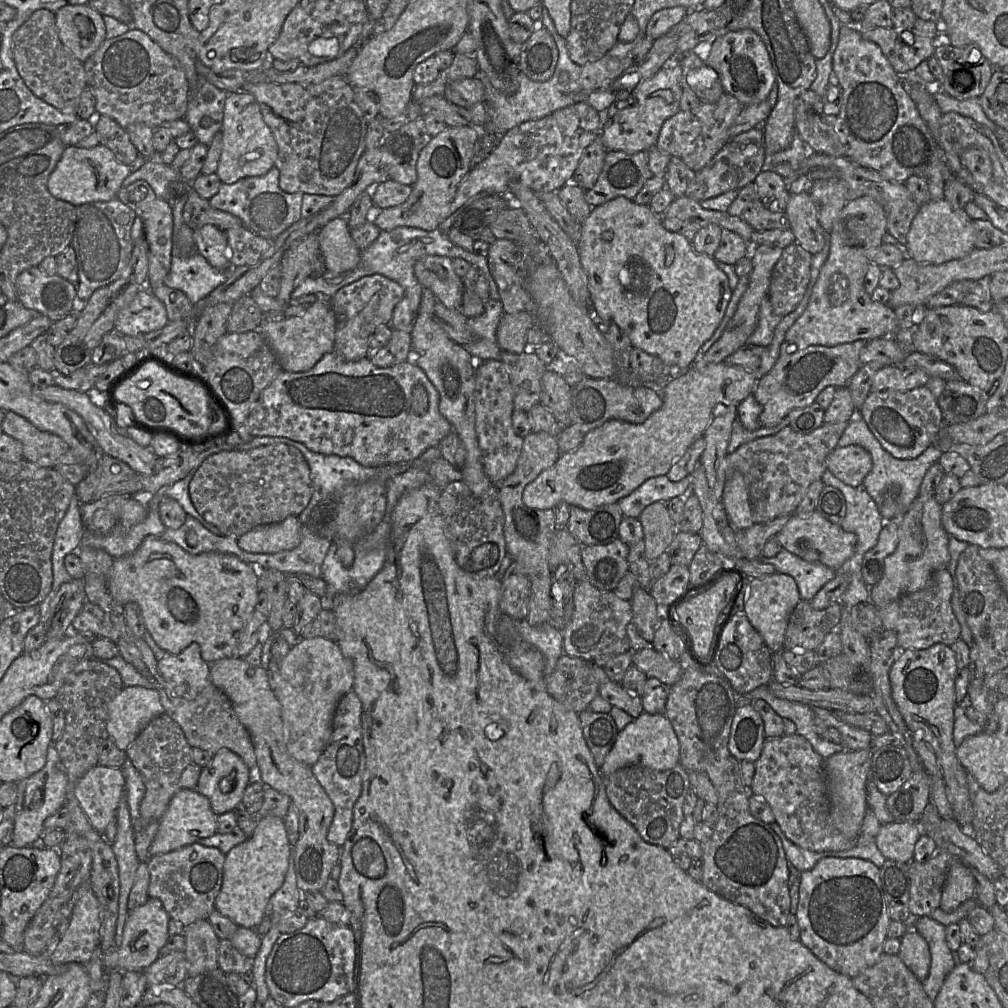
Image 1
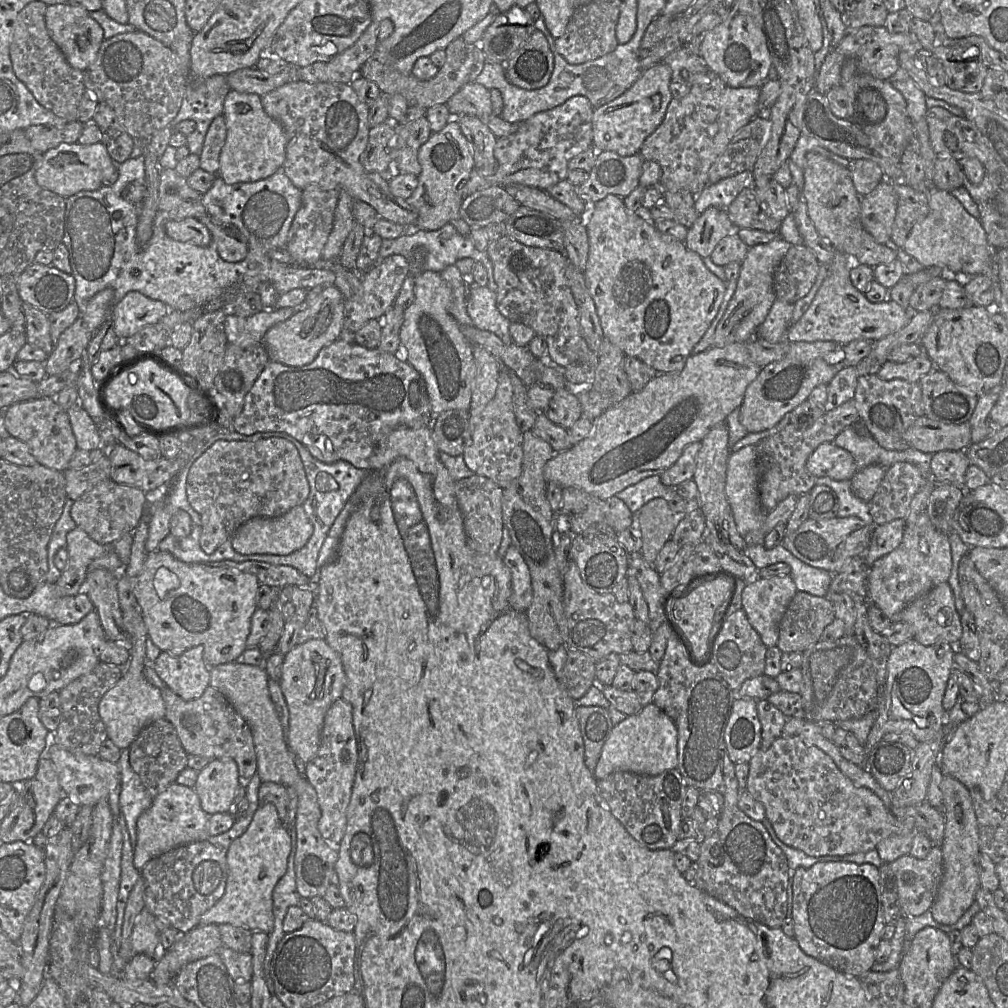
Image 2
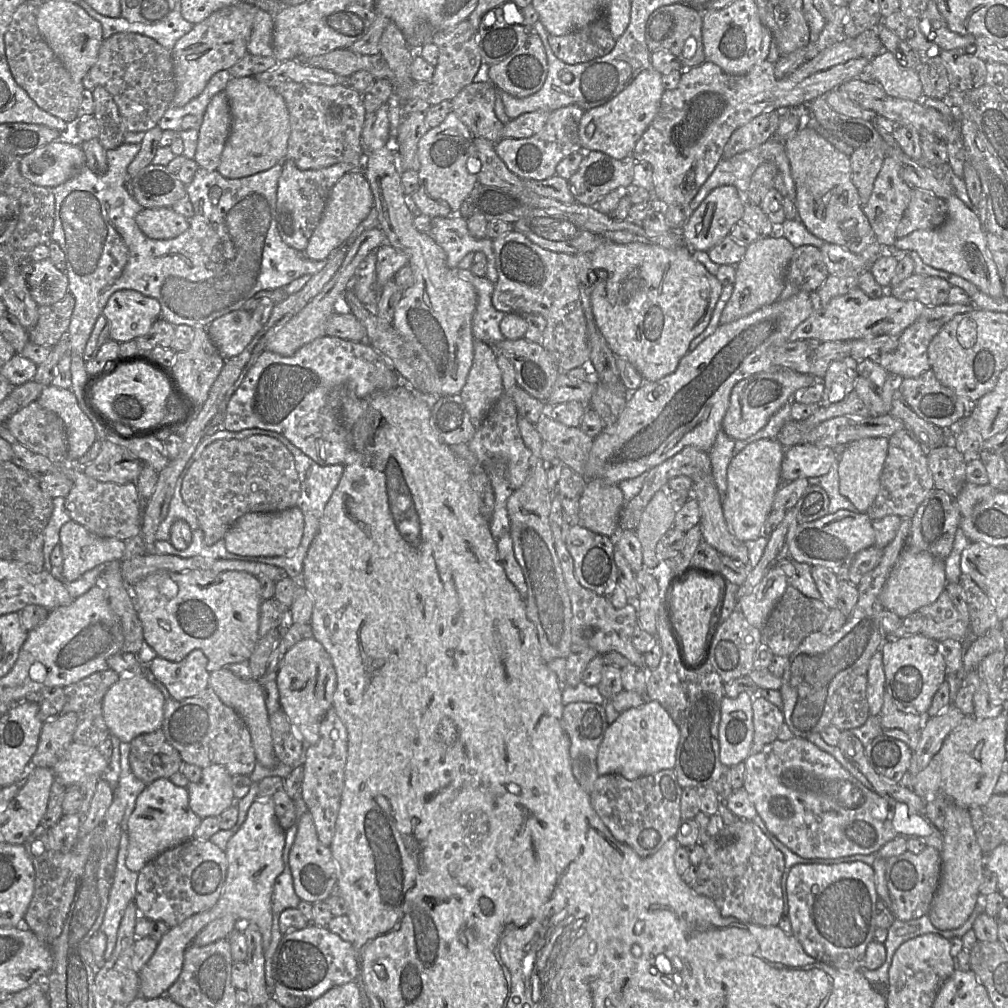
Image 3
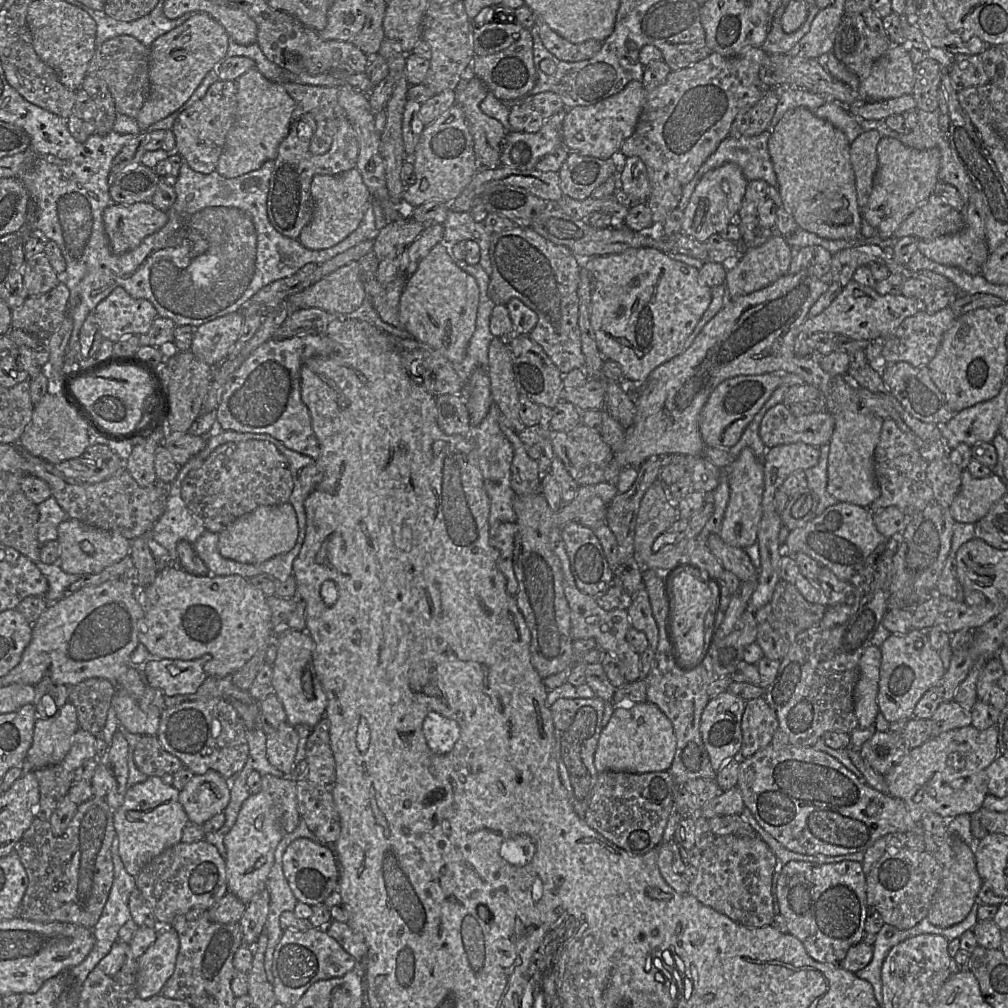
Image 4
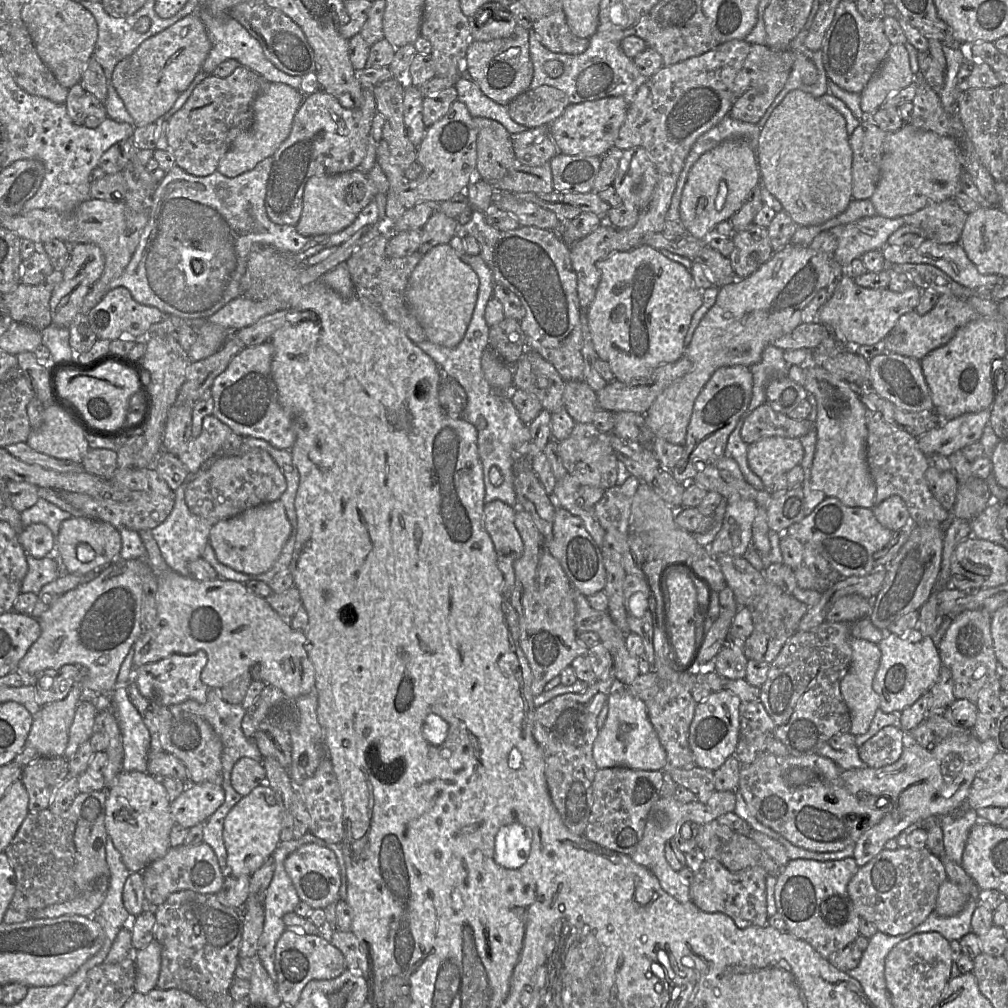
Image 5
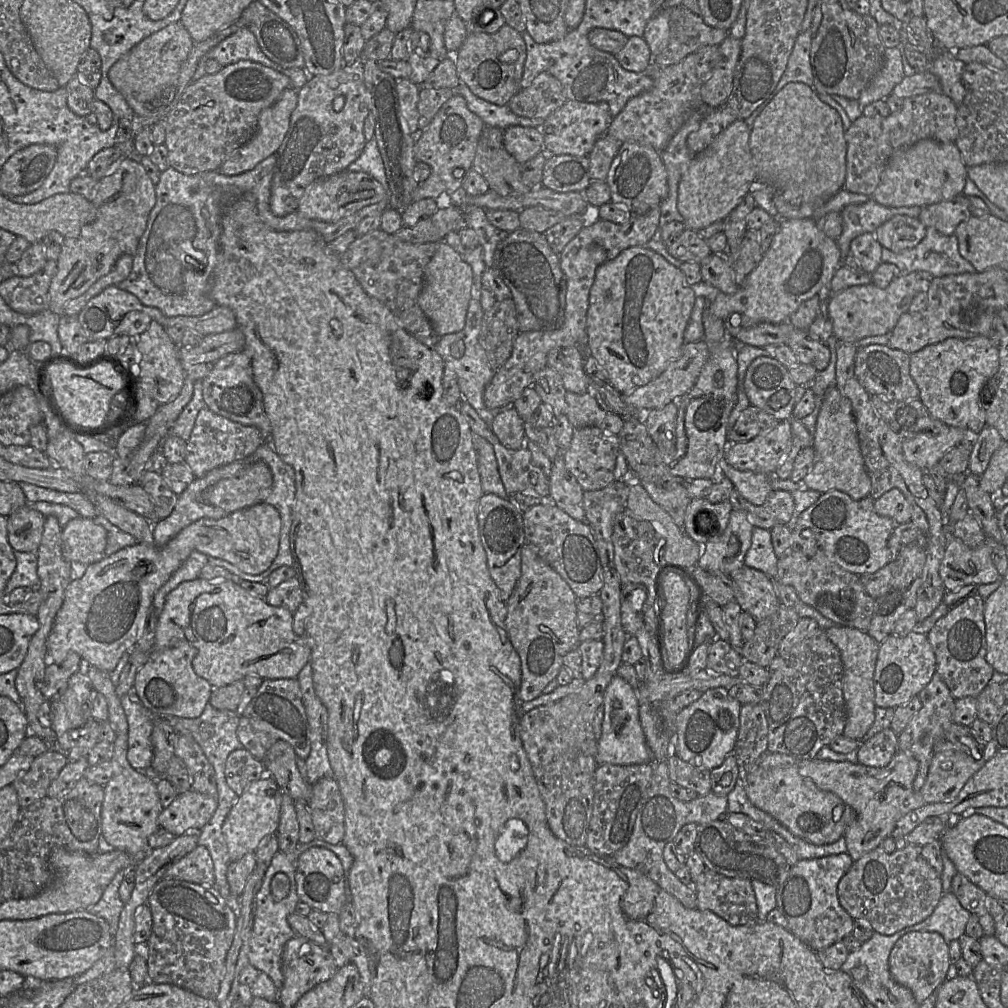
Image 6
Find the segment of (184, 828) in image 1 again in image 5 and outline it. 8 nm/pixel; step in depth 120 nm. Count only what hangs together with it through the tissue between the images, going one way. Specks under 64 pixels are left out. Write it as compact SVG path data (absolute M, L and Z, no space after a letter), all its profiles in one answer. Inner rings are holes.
M123 770L115 779L113 786L106 792L105 828L107 834L121 854L122 862L126 868L131 873L142 872L148 864L162 858L171 848L170 832L176 823L170 812L167 791L159 778L147 772Z

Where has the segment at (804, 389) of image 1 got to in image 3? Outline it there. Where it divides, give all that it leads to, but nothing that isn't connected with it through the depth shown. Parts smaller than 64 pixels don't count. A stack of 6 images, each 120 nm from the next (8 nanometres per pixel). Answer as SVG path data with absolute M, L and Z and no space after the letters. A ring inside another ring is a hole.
M777 369L754 374L739 381L732 388L729 407L723 418L722 430L735 441L745 440L764 428L770 418L786 403L792 401L793 394L811 386L817 379L789 369Z

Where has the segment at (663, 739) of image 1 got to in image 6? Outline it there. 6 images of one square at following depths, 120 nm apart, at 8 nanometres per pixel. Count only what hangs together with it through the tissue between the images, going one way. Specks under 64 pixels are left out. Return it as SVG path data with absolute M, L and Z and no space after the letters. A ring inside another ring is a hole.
M618 675L608 684L603 698L602 734L597 742L596 762L602 764L633 765L653 762L639 719L639 702L635 690Z

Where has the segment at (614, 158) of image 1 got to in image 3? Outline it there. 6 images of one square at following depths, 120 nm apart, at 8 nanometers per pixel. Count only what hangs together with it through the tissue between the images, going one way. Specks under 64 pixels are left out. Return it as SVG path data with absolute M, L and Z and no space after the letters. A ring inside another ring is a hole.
M599 151L584 153L578 170L568 180L575 203L594 206L614 190L629 190L635 163L633 156L614 159Z

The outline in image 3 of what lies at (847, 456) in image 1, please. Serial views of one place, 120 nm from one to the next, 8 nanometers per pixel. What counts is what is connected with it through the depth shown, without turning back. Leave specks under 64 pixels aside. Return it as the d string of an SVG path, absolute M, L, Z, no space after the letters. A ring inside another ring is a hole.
M810 444L787 448L781 464L781 482L823 476L838 462L838 455L833 448Z

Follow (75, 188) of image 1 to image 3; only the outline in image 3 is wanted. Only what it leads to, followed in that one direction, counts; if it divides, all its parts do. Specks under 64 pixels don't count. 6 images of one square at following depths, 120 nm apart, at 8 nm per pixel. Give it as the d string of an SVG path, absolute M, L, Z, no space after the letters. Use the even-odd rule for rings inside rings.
M53 141L20 158L22 176L36 186L57 187L86 165L79 143Z

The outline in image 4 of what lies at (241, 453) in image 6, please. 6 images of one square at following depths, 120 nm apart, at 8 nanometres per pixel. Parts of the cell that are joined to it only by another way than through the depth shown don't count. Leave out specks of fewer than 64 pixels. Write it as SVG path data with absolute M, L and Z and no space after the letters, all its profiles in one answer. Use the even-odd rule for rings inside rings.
M168 432L163 445L174 461L181 467L206 445L208 435L195 435L190 432Z

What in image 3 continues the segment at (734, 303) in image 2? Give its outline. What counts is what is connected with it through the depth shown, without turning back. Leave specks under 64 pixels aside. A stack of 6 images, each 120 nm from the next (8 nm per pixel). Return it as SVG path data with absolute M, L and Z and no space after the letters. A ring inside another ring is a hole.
M779 232L760 237L747 245L743 258L735 266L733 291L723 309L719 324L733 322L777 301L787 285L786 272L794 250L791 242Z

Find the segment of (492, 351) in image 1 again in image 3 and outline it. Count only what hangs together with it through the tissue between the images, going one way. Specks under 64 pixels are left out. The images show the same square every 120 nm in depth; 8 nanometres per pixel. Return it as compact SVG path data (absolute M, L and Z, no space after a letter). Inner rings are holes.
M458 269L457 274L461 279L472 284L477 293L477 305L472 319L473 337L493 347L494 344L505 339L499 326L506 315L496 310L492 304L495 285L486 277L476 276L467 269Z

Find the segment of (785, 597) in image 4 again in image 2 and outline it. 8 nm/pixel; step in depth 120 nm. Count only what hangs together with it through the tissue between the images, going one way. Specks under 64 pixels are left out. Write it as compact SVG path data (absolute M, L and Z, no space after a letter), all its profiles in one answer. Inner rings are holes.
M797 591L781 619L777 647L783 653L803 653L821 640L824 629L835 619L827 597Z

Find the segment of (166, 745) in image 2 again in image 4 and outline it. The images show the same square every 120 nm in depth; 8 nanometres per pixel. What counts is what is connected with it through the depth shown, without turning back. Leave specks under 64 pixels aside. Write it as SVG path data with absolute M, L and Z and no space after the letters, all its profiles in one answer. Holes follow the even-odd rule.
M155 735L141 736L134 749L133 760L138 770L147 777L172 775L185 767L180 759L163 748Z

